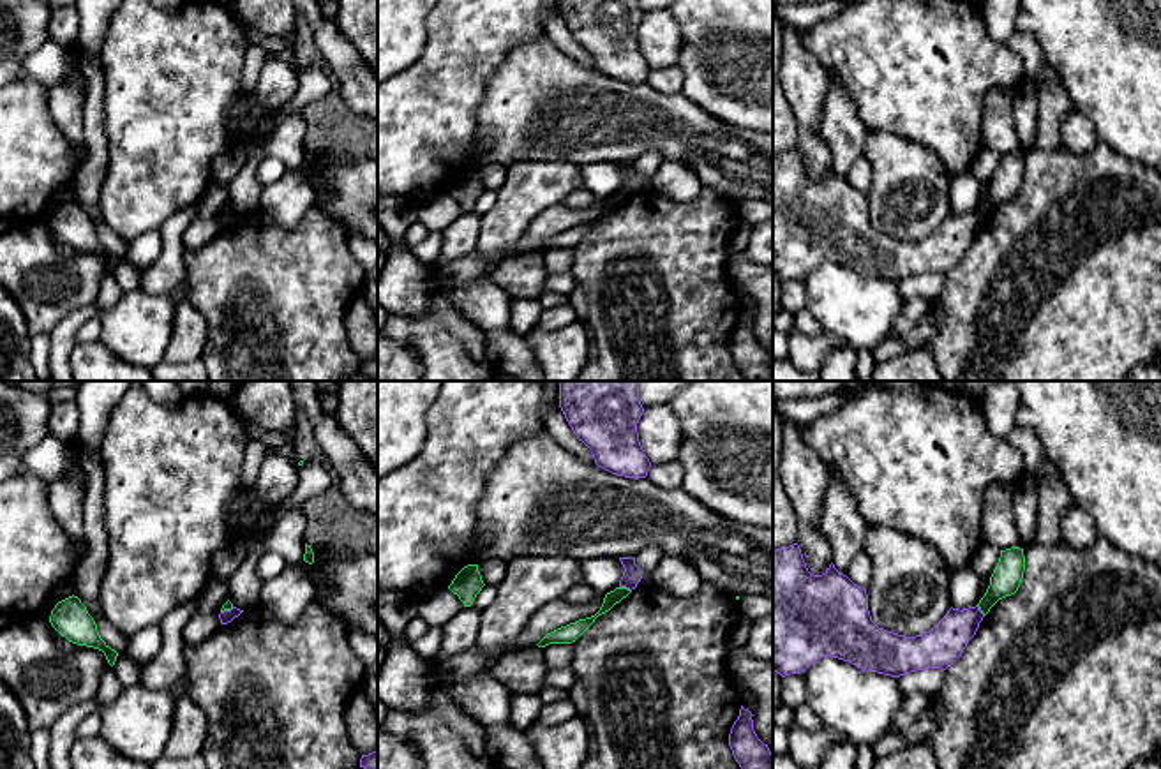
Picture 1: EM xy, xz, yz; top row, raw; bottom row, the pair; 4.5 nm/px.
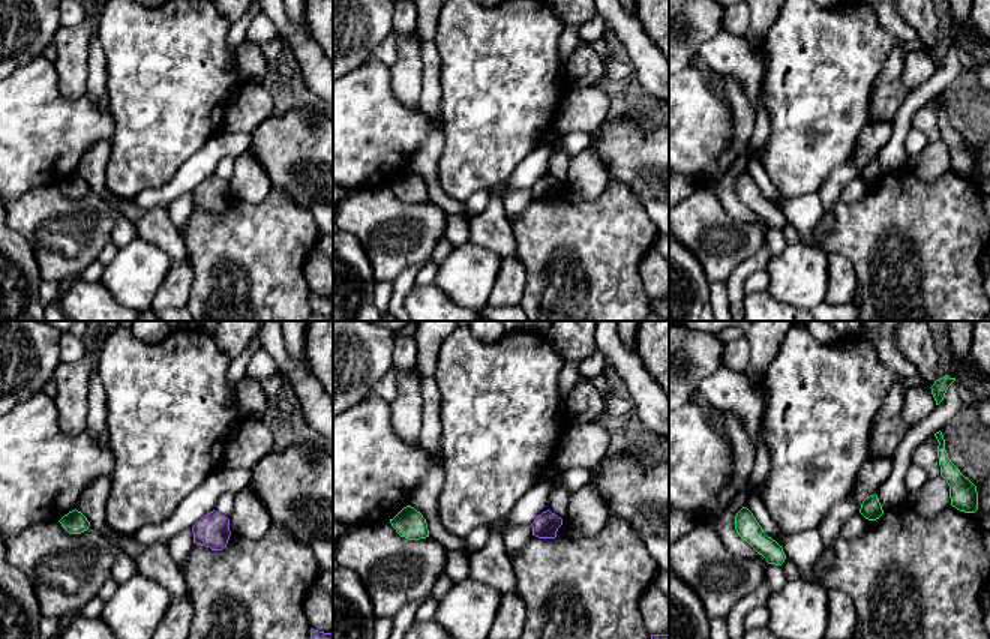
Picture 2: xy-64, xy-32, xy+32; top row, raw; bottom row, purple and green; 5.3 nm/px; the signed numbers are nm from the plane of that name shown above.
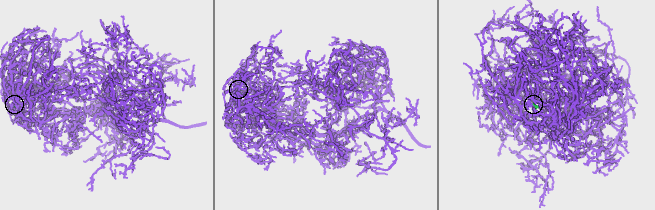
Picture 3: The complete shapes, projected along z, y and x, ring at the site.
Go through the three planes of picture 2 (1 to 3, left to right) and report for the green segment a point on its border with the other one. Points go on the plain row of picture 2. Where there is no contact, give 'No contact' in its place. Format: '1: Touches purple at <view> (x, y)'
1: No contact
2: No contact
3: No contact

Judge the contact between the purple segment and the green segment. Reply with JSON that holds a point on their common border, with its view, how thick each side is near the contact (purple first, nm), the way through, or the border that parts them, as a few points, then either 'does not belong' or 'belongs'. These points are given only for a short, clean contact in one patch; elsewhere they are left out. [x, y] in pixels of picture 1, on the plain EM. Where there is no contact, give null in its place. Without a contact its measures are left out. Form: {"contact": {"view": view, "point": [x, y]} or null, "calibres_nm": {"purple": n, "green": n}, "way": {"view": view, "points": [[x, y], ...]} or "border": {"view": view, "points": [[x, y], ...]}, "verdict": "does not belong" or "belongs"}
{"contact": {"view": "xz", "point": [625, 191]}, "calibres_nm": {"purple": 90, "green": 70}, "border": {"view": "xz", "points": [[620, 191], [630, 196]]}, "verdict": "does not belong"}

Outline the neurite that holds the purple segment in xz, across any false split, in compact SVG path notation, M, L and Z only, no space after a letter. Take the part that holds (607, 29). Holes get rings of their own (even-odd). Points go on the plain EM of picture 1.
M559 0L559 12L579 46L593 58L595 69L625 83L646 83L651 72L637 37L644 18L639 0Z

